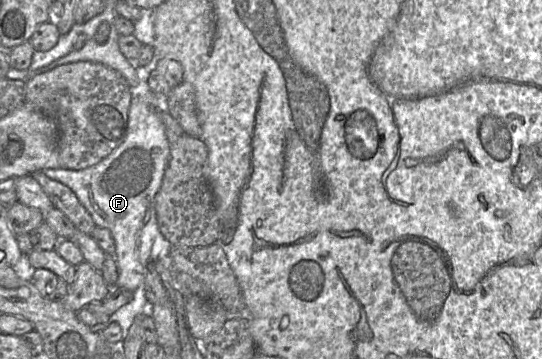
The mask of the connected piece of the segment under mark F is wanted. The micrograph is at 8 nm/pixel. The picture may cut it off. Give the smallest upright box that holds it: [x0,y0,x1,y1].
[41,91,170,293]

